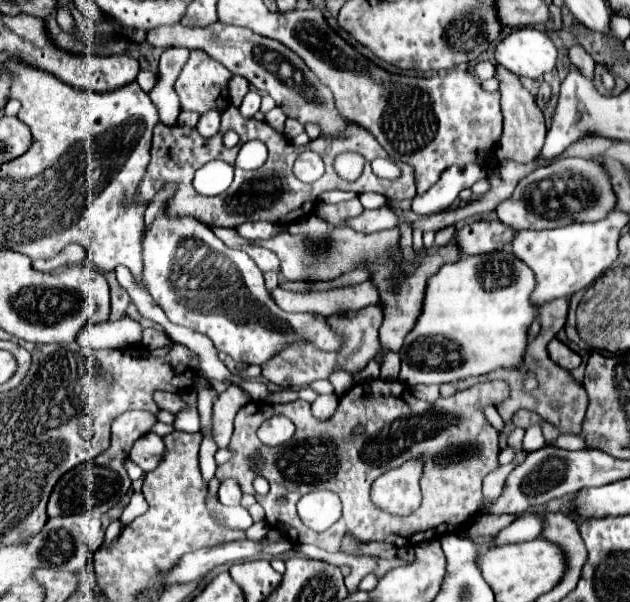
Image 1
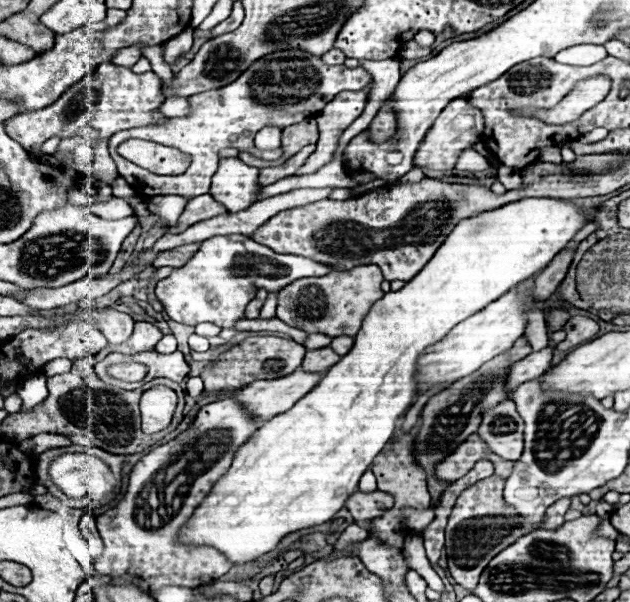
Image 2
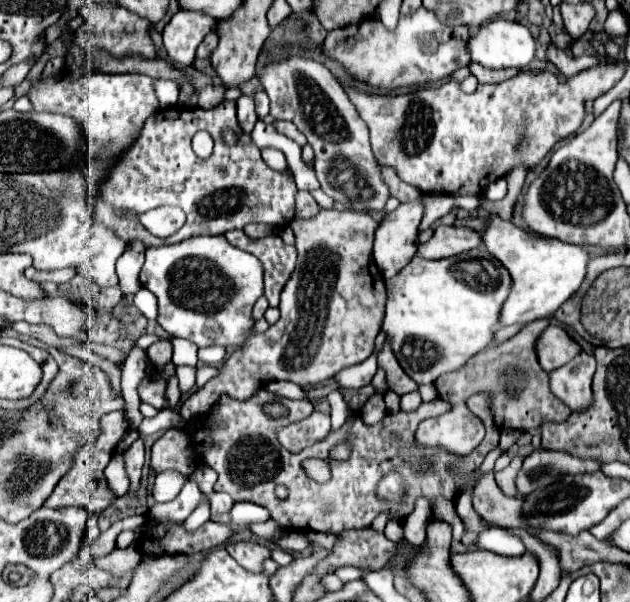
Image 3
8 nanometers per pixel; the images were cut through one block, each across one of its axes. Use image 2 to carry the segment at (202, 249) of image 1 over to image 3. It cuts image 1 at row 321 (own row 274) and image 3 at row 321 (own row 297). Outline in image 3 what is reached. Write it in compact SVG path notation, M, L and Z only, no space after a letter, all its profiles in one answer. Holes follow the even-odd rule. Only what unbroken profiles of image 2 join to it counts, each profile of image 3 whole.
M192 236L192 238L186 238L178 244L162 244L162 246L152 246L146 250L146 262L140 270L140 284L144 288L148 288L156 298L158 298L158 318L156 322L170 334L170 336L176 336L176 338L186 338L190 342L194 342L198 348L204 348L204 346L234 346L234 348L242 348L246 344L246 340L252 336L252 330L254 330L254 318L252 318L252 308L254 308L254 302L264 294L264 284L262 284L262 264L256 262L256 256L244 252L244 250L238 250L234 248L224 236Z

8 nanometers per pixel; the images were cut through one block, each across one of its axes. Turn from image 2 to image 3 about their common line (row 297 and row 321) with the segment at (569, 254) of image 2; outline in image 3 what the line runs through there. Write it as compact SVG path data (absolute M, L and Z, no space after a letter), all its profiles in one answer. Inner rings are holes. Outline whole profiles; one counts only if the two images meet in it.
M548 318L534 320L526 324L514 338L506 340L500 346L490 348L490 352L480 352L478 356L474 356L474 360L470 360L466 368L440 376L436 380L440 398L452 404L452 400L466 400L474 392L490 392L496 426L502 428L504 422L504 428L520 432L538 428L542 420L554 420L554 422L566 420L572 414L572 410L552 394L550 376L548 372L542 370L536 356L536 340L548 328L548 324L550 324Z

